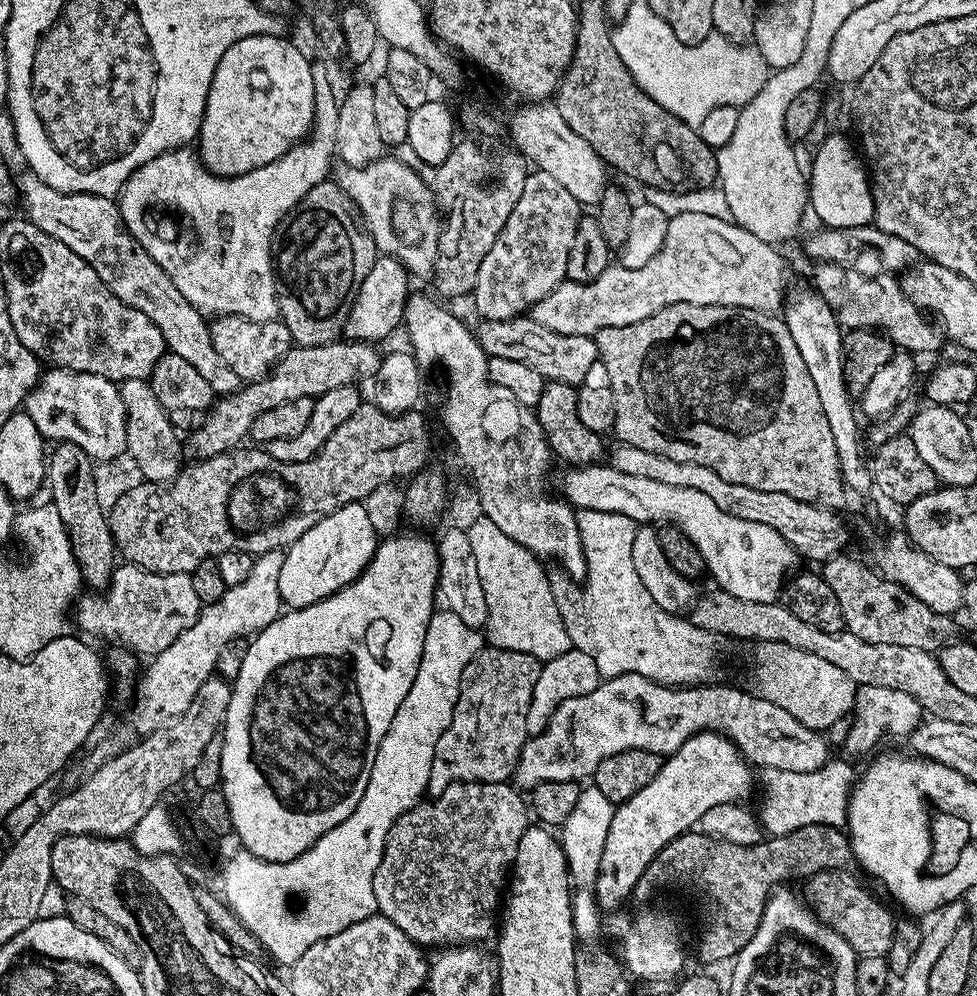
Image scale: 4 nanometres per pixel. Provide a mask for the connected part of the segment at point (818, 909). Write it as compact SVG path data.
M837 870L819 872L808 877L802 884L802 899L816 913L817 920L822 921L830 930L842 934L842 938L850 942L857 957L887 957L898 927L897 921L892 921L887 906L870 889L863 888L850 873L848 870Z

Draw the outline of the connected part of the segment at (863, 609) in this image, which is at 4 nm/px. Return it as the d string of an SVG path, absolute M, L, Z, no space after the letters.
M841 554L822 564L824 580L834 590L842 606L844 626L858 638L886 646L914 646L935 653L957 635L955 619L932 612L926 602L914 598L900 584L884 579L871 563L847 560Z

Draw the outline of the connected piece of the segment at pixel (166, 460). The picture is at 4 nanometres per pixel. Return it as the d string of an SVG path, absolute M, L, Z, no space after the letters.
M130 378L119 381L118 387L128 415L126 452L132 455L134 461L141 466L145 481L161 486L167 485L182 471L180 440L176 437L179 436L178 430L170 422L166 410L162 410L162 402L158 402L158 397L154 395L148 380Z

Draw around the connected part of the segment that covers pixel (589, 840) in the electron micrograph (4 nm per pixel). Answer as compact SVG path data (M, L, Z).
M581 791L578 806L571 812L570 818L566 818L558 832L560 847L563 848L568 863L568 879L573 891L572 925L577 937L584 942L595 941L595 936L600 932L602 909L596 903L596 883L598 870L602 866L602 850L606 846L606 830L610 830L610 818L614 818L616 813L616 805L610 803L605 796L589 792Z

